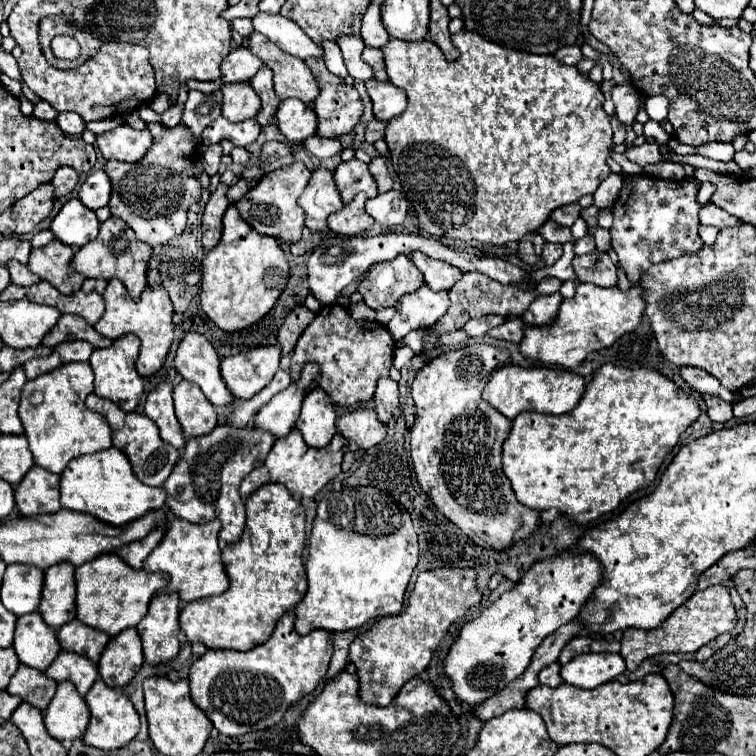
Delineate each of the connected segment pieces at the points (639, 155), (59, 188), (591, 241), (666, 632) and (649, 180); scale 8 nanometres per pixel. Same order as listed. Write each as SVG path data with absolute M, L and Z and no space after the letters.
M656 141L652 143L642 143L638 147L628 147L624 151L624 155L632 161L638 163L640 167L648 165L648 163L658 163L660 161L660 145Z
M60 167L52 179L54 185L54 195L56 197L64 197L68 195L78 183L78 173L72 167Z
M584 235L582 239L578 239L574 243L574 253L576 255L586 255L586 253L592 253L592 249L596 249L596 239L592 235Z
M712 585L706 591L696 591L664 625L644 631L644 629L626 629L622 635L622 649L620 655L624 657L628 671L636 671L640 663L648 657L660 655L660 653L692 653L706 645L708 641L716 639L718 635L732 631L736 625L736 609L730 601L728 589L724 585Z
M628 175L624 179L620 197L612 207L614 225L610 233L612 233L612 247L632 285L640 281L640 277L650 265L680 255L692 255L704 247L698 235L700 227L698 213L702 205L698 203L696 193L698 187L688 183L686 179L668 181L648 175Z

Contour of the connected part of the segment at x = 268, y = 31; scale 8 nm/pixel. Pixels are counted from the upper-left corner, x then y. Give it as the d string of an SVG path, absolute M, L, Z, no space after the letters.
M258 13L254 19L254 29L260 31L262 35L266 35L272 43L276 43L280 49L306 59L306 57L322 57L322 49L300 29L300 25L296 25L292 19L276 13L276 15L268 15L268 13Z

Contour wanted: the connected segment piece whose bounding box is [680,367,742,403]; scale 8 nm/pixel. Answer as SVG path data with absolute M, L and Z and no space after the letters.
M682 367L680 369L680 375L682 379L686 381L686 385L690 389L694 389L696 393L700 395L714 395L714 397L722 397L724 401L728 403L738 403L742 397L736 395L736 393L730 393L728 389L724 389L720 385L720 381L712 375L708 375L704 369L698 369L698 367Z

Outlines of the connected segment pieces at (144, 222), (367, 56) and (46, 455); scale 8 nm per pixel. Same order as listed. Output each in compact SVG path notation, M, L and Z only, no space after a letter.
M150 123L148 131L154 135L152 149L138 163L106 161L106 175L112 181L110 213L126 221L136 237L150 247L166 245L186 229L186 213L192 203L200 201L202 185L194 177L192 163L196 159L198 139L186 125L166 127L162 123Z
M366 47L364 53L362 53L364 61L370 63L374 67L374 73L376 73L376 81L388 81L388 75L386 75L386 65L384 65L384 55L380 49L374 49L374 47Z
M68 363L32 381L26 381L18 415L22 419L24 435L30 443L36 465L52 473L62 473L72 459L112 447L108 421L84 405L84 399L88 393L92 393L92 389L94 373L90 363Z

